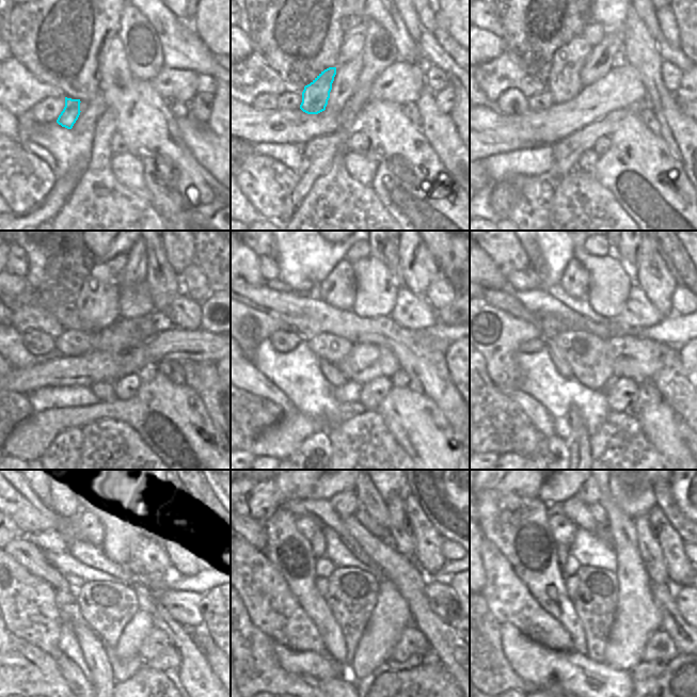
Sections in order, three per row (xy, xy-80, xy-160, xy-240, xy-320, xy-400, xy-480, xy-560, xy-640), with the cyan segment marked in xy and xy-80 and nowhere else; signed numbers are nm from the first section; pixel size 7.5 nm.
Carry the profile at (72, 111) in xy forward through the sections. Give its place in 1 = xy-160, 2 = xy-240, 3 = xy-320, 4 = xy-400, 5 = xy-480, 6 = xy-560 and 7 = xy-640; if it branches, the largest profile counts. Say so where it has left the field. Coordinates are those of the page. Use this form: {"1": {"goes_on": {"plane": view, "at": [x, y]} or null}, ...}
{"1": {"goes_on": {"plane": "xy-160", "at": [564, 83]}}, "2": {"goes_on": {"plane": "xy-240", "at": [97, 303]}}, "3": {"goes_on": {"plane": "xy-320", "at": [337, 289]}}, "4": {"goes_on": {"plane": "xy-400", "at": [575, 280]}}, "5": {"goes_on": {"plane": "xy-480", "at": [95, 509]}}, "6": {"goes_on": {"plane": "xy-560", "at": [345, 504]}}, "7": {"goes_on": {"plane": "xy-640", "at": [589, 493]}}}

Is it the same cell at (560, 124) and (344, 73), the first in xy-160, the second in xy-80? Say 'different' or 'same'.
different

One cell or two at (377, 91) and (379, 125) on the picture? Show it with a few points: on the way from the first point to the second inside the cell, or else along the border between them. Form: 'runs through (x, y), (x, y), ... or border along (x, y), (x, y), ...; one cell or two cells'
border along (368, 100), (392, 100), (401, 106); two cells

